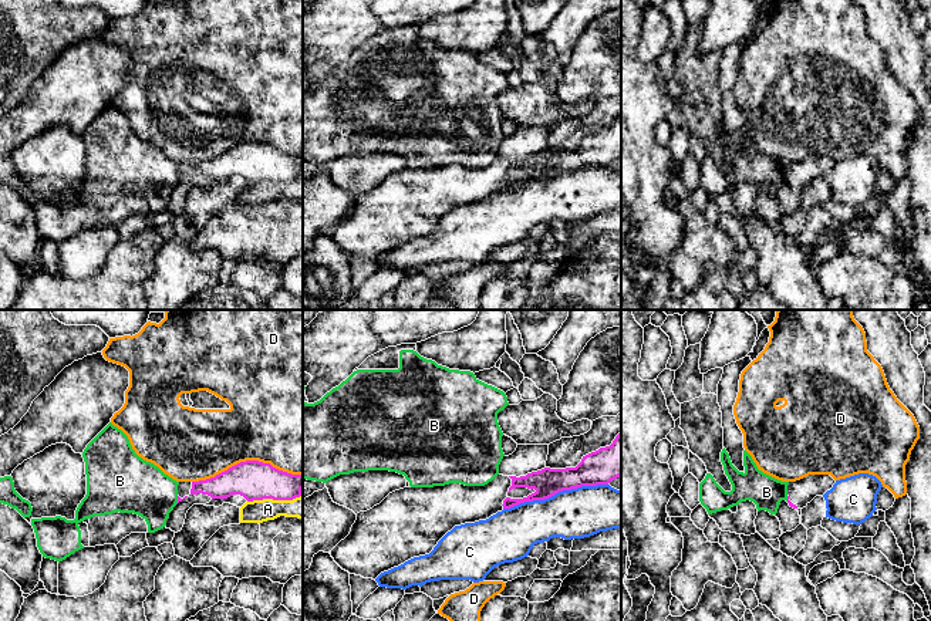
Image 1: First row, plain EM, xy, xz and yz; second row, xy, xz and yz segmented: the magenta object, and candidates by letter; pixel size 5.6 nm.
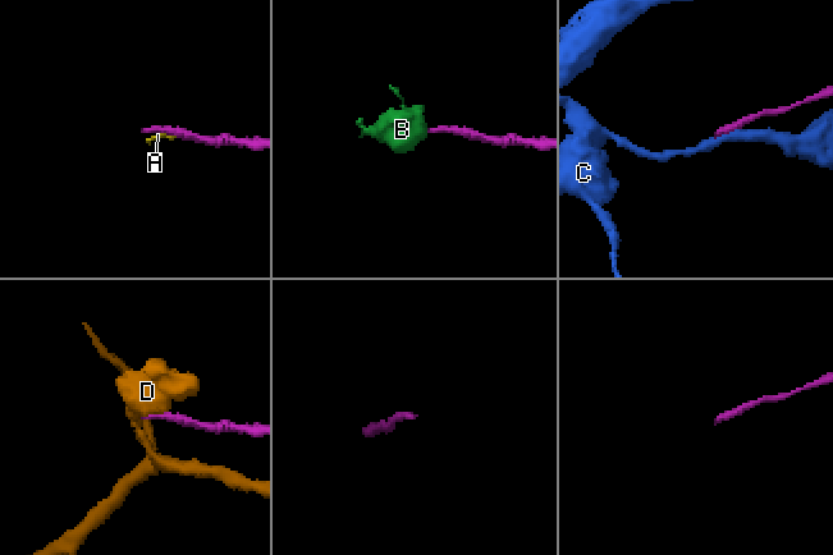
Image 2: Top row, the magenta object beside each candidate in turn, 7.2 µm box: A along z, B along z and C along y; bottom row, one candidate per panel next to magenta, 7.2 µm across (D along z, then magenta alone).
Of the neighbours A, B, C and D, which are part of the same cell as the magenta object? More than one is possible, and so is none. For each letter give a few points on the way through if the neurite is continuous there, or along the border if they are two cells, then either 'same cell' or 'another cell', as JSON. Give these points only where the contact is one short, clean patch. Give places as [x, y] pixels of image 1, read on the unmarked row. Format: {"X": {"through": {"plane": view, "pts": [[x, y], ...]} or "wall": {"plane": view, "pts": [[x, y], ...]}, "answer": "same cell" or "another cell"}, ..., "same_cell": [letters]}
{"A": {"wall": {"plane": "xy", "pts": [[300, 176], [292, 181], [253, 181], [248, 184]]}, "answer": "another cell"}, "B": {"wall": {"plane": "xy", "pts": [[178, 178], [175, 185]]}, "answer": "another cell"}, "C": {"answer": "another cell"}, "D": {"answer": "another cell"}, "same_cell": []}

